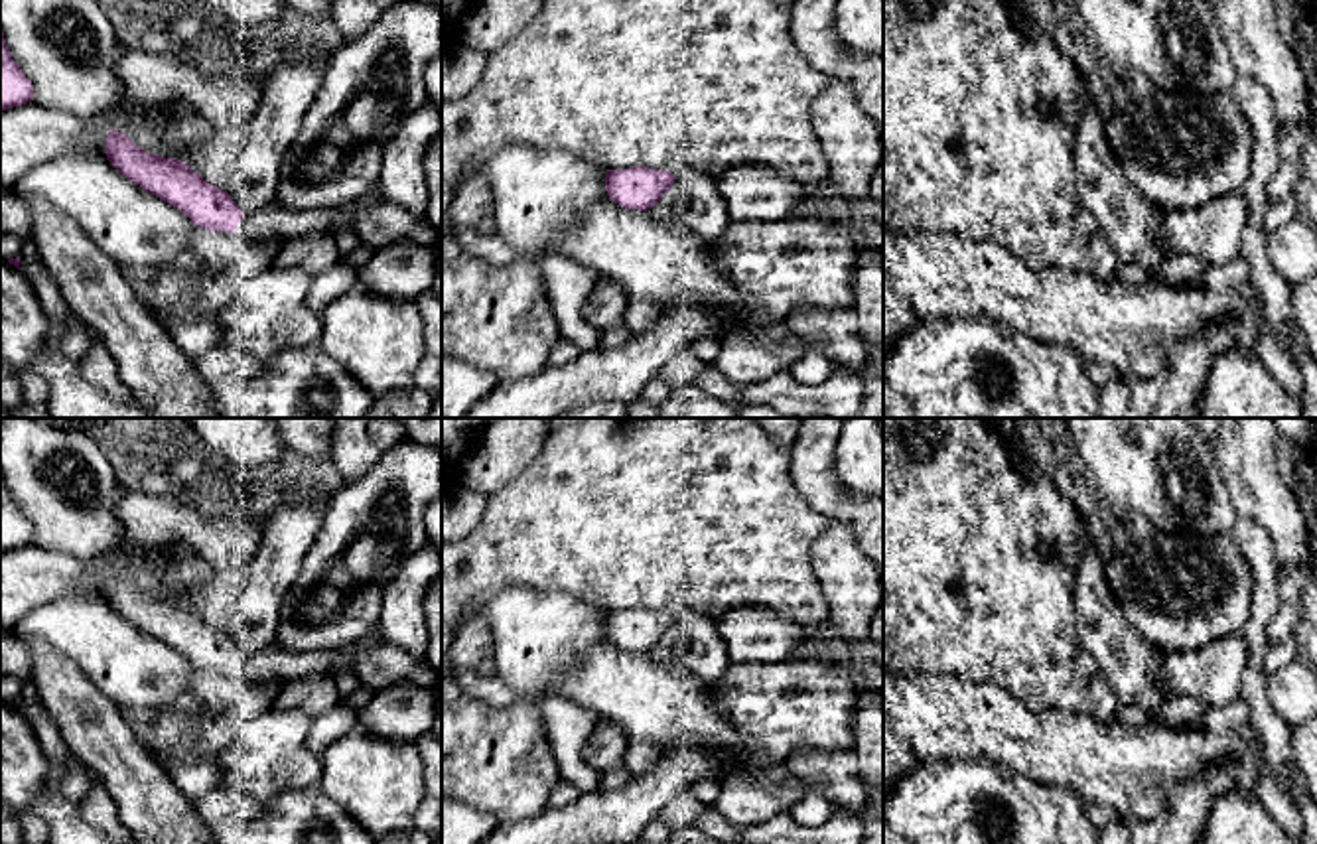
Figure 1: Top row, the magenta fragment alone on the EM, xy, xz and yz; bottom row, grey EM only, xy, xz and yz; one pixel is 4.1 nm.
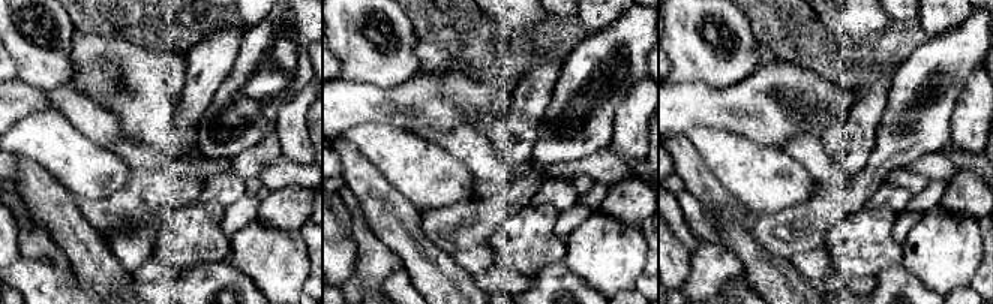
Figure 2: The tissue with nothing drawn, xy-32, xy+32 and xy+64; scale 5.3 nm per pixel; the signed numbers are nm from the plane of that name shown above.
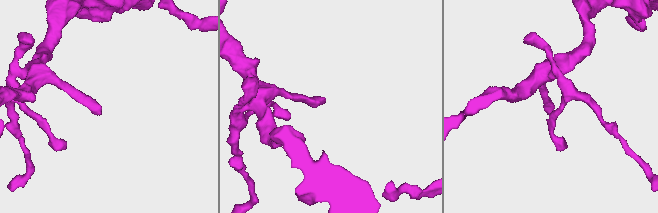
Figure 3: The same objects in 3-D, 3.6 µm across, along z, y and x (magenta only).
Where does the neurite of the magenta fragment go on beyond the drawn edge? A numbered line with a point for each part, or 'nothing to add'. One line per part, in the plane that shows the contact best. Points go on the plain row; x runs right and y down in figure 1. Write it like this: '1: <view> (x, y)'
1: xy (275, 663)

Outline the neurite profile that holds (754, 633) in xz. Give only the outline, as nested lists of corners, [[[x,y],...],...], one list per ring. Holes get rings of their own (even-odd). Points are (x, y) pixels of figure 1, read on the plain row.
[[[759,603],[737,605],[718,617],[718,631],[731,665],[783,663],[812,651],[804,625]]]

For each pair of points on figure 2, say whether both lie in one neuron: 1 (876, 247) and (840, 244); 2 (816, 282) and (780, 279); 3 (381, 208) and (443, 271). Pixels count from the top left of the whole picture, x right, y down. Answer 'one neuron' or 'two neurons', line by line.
1: one neuron
2: two neurons
3: one neuron

